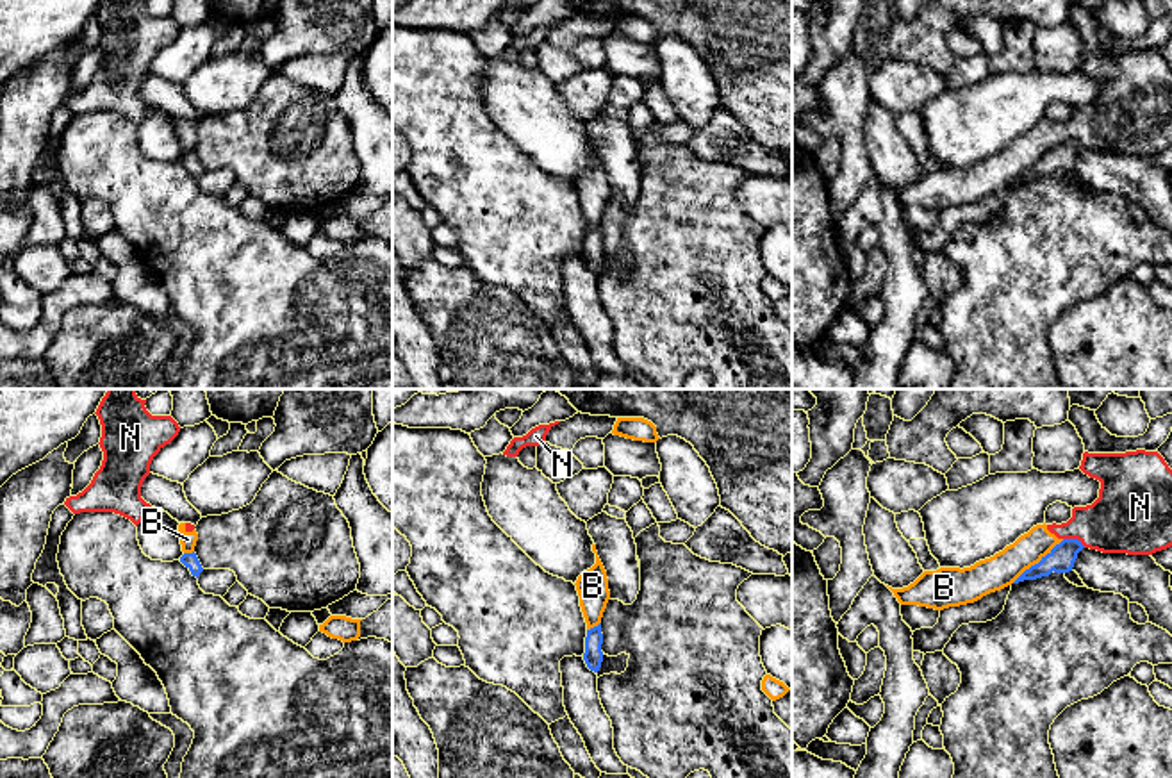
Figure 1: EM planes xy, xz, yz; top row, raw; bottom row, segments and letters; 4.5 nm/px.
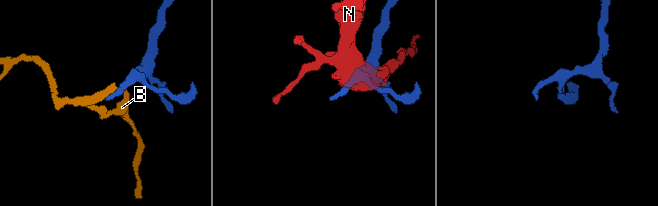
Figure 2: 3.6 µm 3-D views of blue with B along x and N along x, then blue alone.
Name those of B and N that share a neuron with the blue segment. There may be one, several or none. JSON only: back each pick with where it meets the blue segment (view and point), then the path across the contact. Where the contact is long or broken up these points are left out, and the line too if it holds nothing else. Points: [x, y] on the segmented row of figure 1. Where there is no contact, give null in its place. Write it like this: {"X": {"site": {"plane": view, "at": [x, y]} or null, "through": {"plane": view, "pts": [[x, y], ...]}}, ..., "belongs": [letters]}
{"belongs": []}

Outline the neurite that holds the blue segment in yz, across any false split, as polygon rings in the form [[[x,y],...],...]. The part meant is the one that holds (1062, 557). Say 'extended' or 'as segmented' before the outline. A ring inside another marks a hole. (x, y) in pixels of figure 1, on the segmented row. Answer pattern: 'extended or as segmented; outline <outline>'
as segmented; outline [[[1063,539],[1045,557],[1042,557],[1038,564],[1026,569],[1013,584],[1049,576],[1052,571],[1054,573],[1072,571],[1077,553],[1083,548],[1085,546],[1077,539]]]

